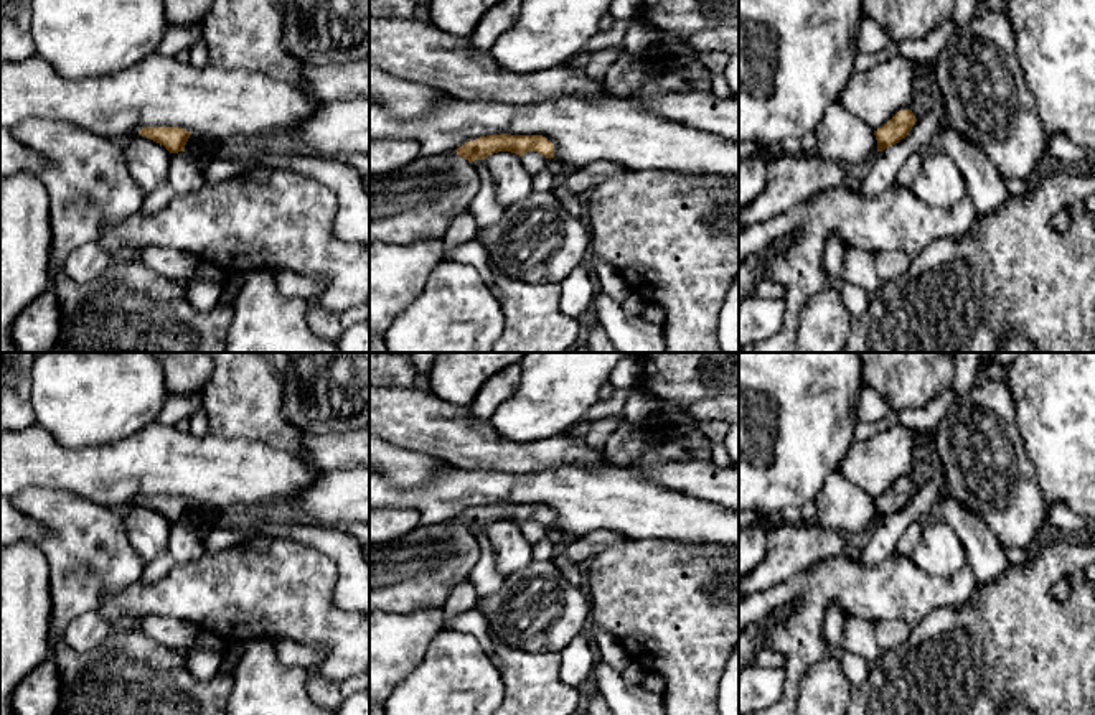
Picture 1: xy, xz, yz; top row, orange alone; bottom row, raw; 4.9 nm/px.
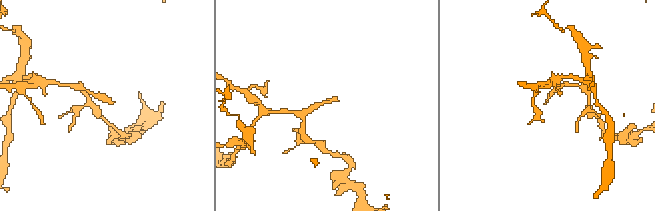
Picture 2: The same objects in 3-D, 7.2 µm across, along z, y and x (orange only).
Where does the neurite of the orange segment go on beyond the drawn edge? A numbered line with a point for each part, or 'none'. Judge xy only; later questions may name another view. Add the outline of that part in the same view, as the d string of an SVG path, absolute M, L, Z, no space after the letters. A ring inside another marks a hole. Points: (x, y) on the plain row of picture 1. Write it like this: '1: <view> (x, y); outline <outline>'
1: xy (205, 511); outline M191 502L188 509L190 509L190 511L198 511L200 516L201 516L201 519L203 519L203 517L208 517L208 516L213 512L213 507L203 506L203 504L200 504L200 502Z

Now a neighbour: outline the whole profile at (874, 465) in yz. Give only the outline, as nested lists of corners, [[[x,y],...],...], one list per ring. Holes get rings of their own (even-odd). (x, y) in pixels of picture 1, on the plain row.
[[[892,425],[864,442],[854,442],[839,471],[848,481],[877,499],[899,479],[912,479],[915,465],[912,430]]]

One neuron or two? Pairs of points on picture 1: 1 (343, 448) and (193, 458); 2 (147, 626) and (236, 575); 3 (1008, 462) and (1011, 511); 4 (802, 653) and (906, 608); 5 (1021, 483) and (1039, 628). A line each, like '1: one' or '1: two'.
1: two
2: two
3: one
4: one
5: two

